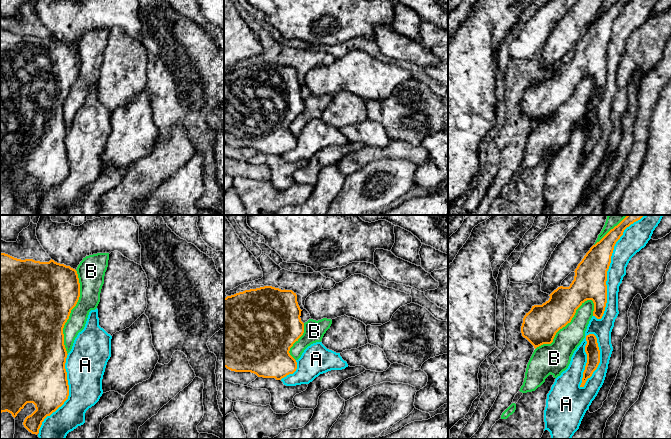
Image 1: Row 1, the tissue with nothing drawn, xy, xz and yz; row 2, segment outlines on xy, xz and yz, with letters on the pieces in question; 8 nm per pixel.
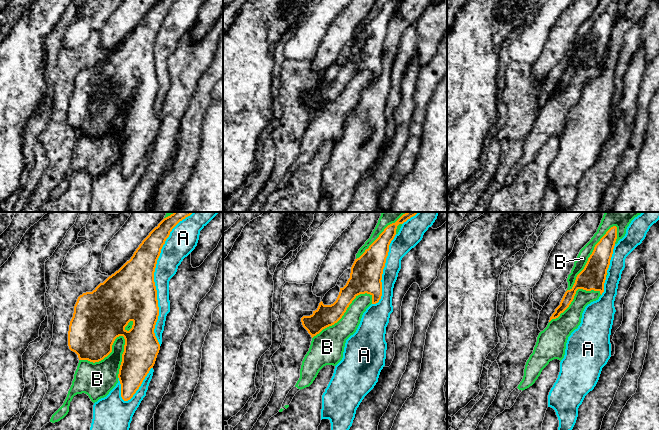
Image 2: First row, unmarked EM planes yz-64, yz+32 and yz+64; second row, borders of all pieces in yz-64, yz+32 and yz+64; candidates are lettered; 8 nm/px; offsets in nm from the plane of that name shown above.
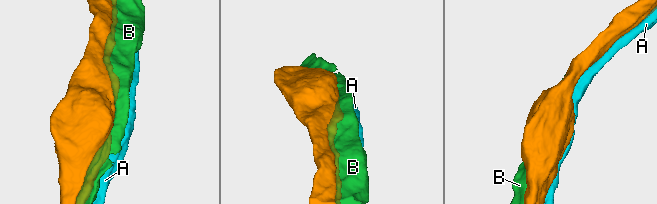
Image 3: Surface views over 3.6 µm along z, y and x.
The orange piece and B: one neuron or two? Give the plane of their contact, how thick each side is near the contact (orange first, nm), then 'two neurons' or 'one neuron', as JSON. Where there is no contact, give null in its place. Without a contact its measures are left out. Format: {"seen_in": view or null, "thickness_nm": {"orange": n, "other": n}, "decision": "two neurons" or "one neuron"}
{"seen_in": "xy", "thickness_nm": {"orange": 500, "other": 180}, "decision": "two neurons"}

